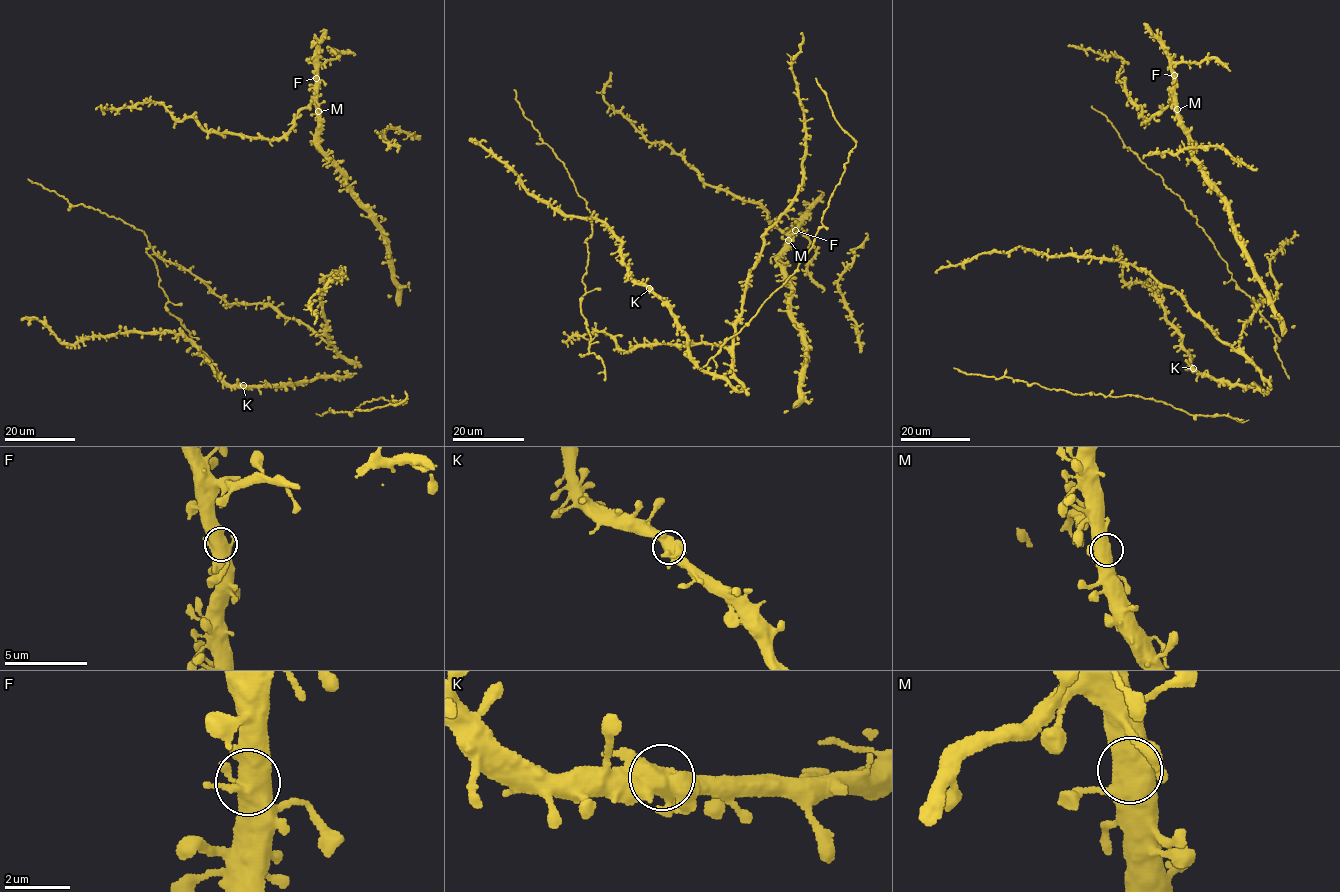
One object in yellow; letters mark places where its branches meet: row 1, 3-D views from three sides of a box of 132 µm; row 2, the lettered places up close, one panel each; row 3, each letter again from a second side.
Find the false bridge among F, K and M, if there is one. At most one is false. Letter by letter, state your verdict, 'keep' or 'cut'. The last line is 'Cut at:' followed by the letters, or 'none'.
F: keep
K: keep
M: keep
Cut at: none

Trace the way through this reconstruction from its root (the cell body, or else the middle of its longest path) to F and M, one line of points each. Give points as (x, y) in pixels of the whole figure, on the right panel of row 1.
F: (1179, 121), (1174, 75)
M: (1179, 121), (1177, 109)

